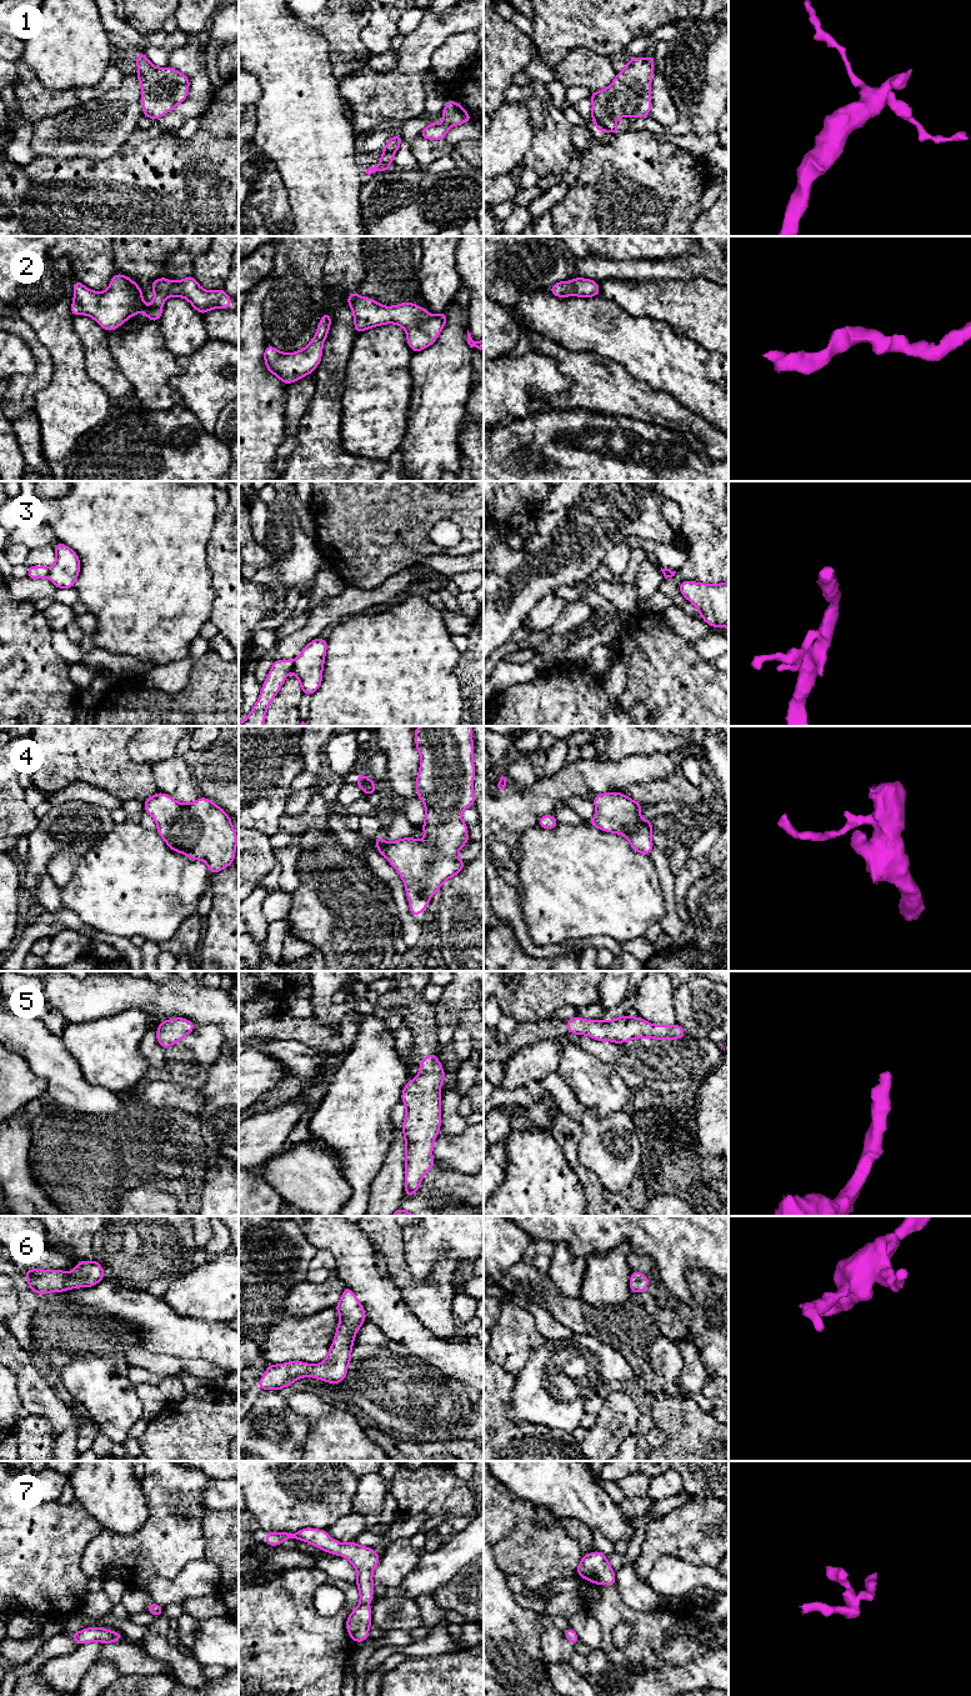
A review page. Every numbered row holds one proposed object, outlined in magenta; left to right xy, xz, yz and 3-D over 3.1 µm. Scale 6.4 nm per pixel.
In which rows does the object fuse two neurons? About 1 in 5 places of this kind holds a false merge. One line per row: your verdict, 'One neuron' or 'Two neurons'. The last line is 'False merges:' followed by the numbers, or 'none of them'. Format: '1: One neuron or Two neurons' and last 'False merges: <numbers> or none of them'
1: One neuron
2: One neuron
3: Two neurons
4: One neuron
5: One neuron
6: One neuron
7: One neuron
False merges: 3

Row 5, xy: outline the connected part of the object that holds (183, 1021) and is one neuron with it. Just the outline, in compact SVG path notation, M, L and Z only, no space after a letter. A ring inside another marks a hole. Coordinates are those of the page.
M182 1017L164 1020L160 1022L156 1030L157 1042L164 1049L167 1049L171 1045L181 1041L184 1036L192 1032L195 1027L196 1025L194 1025L187 1019L182 1019Z

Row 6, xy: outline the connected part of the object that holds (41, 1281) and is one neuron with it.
M95 1260L79 1261L71 1271L31 1269L24 1274L29 1289L40 1296L47 1292L62 1292L77 1287L91 1287L104 1280L104 1269Z

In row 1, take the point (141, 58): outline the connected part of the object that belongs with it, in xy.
M142 51L136 64L145 116L155 121L187 97L190 80L182 72L170 66L155 67Z

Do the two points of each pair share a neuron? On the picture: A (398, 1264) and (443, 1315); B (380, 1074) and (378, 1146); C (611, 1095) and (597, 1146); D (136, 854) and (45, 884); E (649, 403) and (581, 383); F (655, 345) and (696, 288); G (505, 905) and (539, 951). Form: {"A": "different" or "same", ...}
{"A": "same", "B": "same", "C": "different", "D": "different", "E": "same", "F": "different", "G": "same"}

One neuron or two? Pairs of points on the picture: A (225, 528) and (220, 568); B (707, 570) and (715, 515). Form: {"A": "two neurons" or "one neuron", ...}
{"A": "one neuron", "B": "one neuron"}

